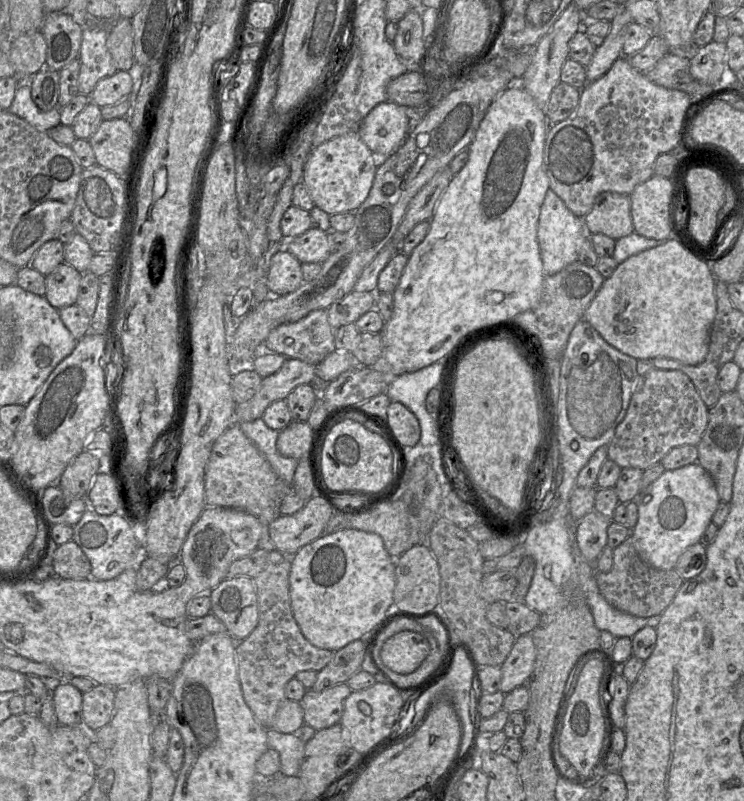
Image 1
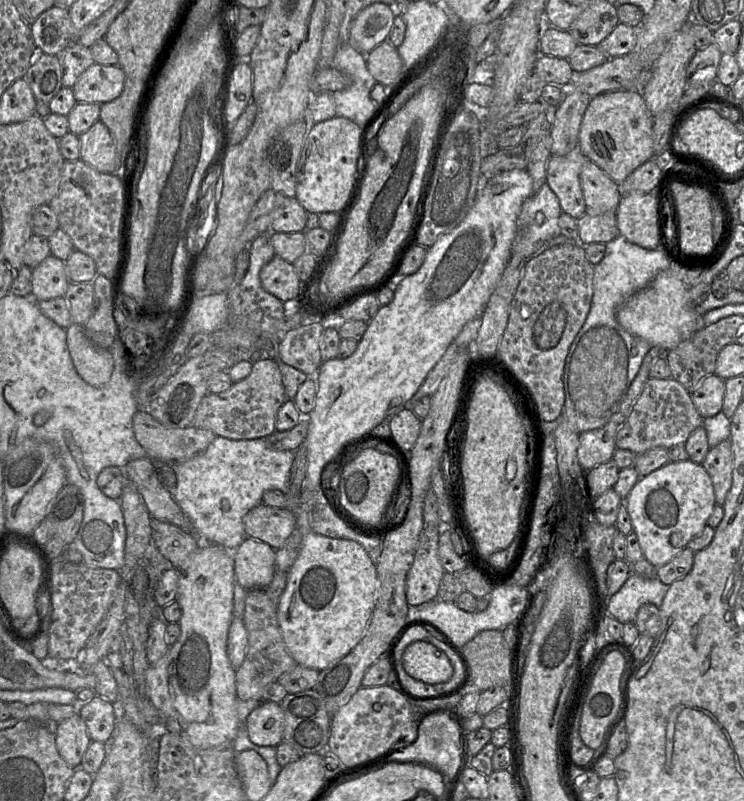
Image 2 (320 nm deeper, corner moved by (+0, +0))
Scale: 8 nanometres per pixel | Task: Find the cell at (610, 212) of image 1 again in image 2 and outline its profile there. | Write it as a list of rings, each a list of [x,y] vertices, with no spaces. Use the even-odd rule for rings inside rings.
[[[590,160],[581,169],[580,183],[587,214],[600,215],[617,210],[622,196],[618,183]]]

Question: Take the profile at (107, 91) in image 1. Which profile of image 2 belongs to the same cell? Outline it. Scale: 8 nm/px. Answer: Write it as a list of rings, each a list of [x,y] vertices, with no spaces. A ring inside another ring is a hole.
[[[94,63],[72,87],[77,103],[104,104],[118,98],[124,89],[125,73],[119,65]]]

